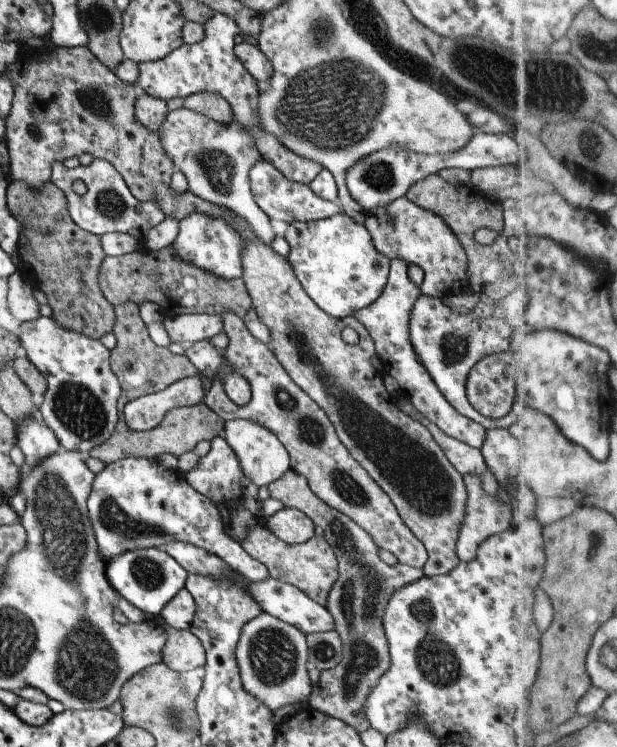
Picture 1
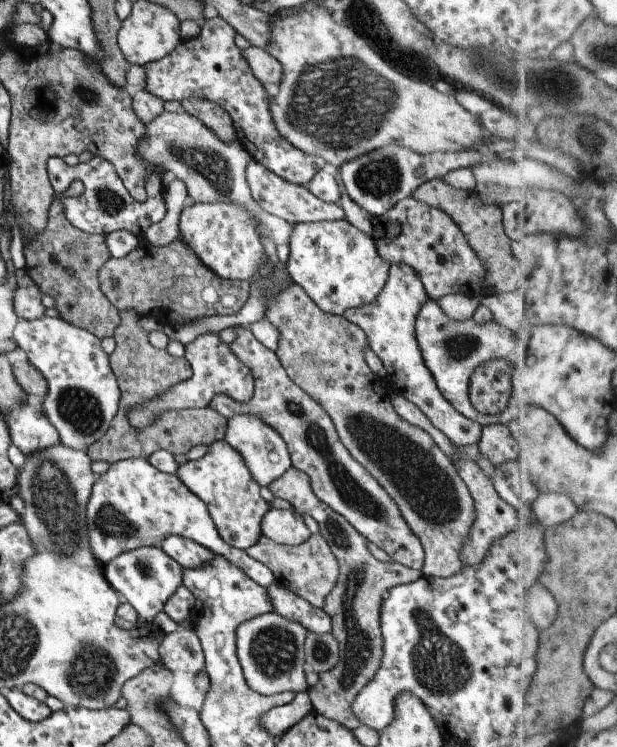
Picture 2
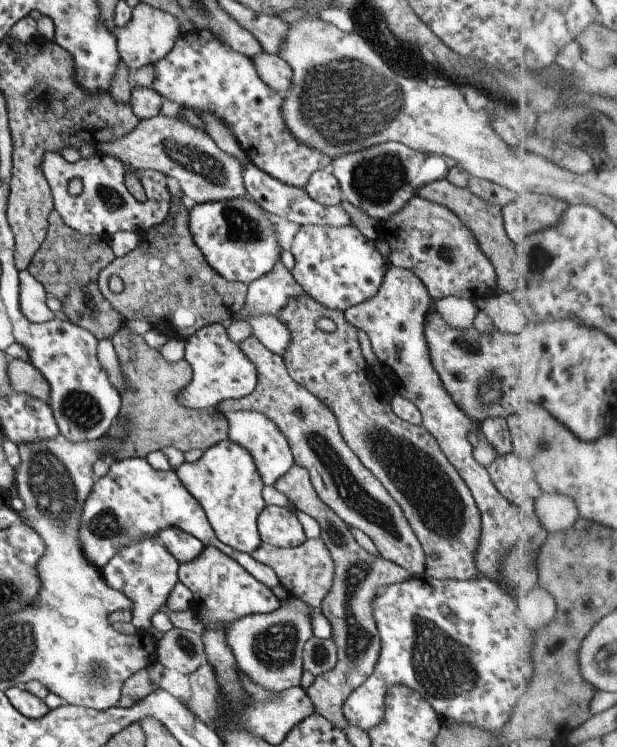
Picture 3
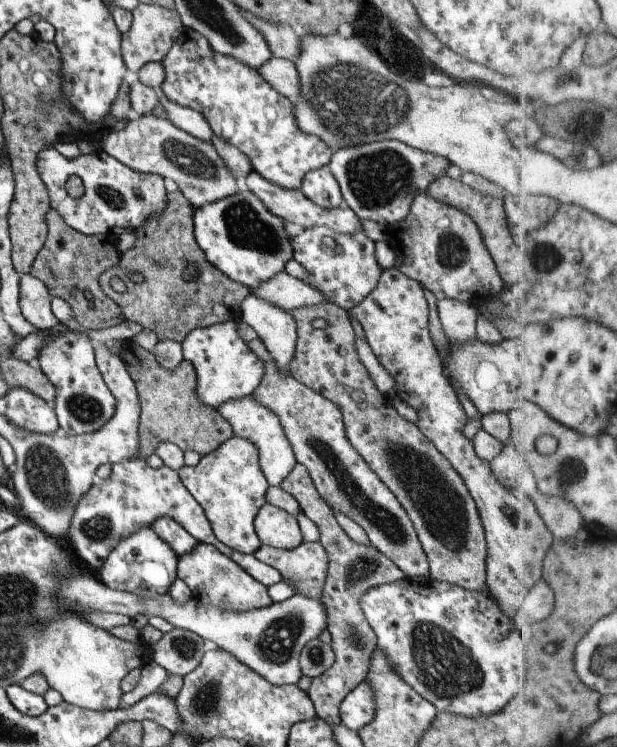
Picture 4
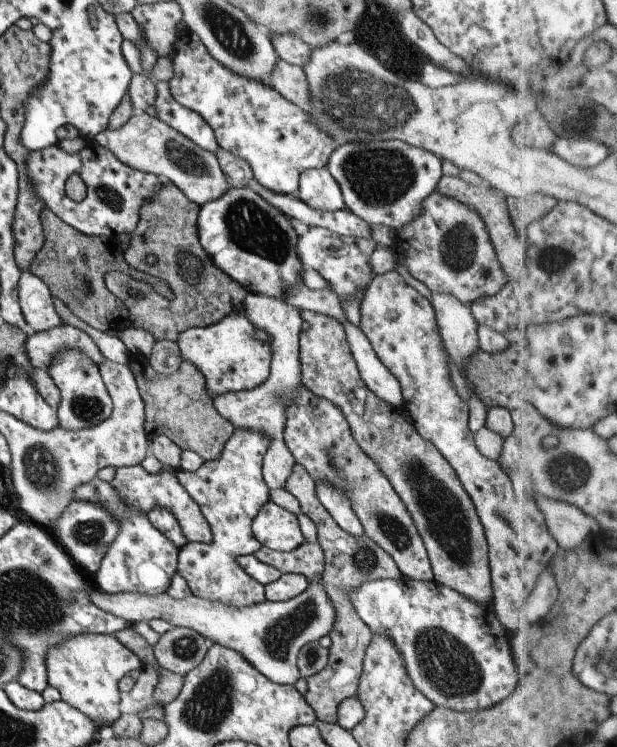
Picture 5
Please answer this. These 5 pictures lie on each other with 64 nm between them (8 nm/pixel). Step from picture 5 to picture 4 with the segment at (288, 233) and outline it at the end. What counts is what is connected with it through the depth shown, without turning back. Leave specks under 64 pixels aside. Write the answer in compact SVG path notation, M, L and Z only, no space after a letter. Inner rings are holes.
M249 191L198 206L192 214L194 239L205 258L227 278L246 286L247 290L284 271L285 261L292 257L290 238L283 232L283 223Z

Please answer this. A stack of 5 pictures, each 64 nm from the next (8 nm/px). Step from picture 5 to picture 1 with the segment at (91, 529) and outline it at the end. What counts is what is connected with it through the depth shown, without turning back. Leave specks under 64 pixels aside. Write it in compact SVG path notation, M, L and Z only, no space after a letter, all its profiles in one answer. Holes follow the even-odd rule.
M125 457L107 463L94 475L86 498L86 507L100 557L108 562L125 551L149 547L154 549L163 548L169 543L176 542L190 544L215 555L241 577L250 581L260 581L269 577L266 568L252 556L249 556L237 540L228 535L226 524L220 519L220 514L213 502L198 490L189 486L182 473L167 470L155 462L155 459Z

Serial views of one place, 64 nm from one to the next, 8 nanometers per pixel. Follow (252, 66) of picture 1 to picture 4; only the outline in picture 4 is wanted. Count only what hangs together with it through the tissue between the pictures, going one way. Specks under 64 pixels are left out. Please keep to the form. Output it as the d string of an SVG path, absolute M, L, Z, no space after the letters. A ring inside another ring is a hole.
M271 56L258 70L265 82L281 96L295 100L298 95L298 76L294 64L290 60Z

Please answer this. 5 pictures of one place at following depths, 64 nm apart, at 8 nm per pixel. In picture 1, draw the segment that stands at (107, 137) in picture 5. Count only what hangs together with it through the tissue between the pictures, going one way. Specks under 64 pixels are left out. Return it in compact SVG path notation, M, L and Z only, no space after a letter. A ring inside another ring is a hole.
M185 107L169 111L157 132L160 143L171 159L173 170L183 170L188 181L187 189L199 198L214 205L223 205L241 215L255 231L257 238L269 245L274 233L269 227L268 216L255 204L250 193L249 169L261 160L260 150L256 147L254 136L238 120L233 118L228 124L221 124L203 114L188 110Z

